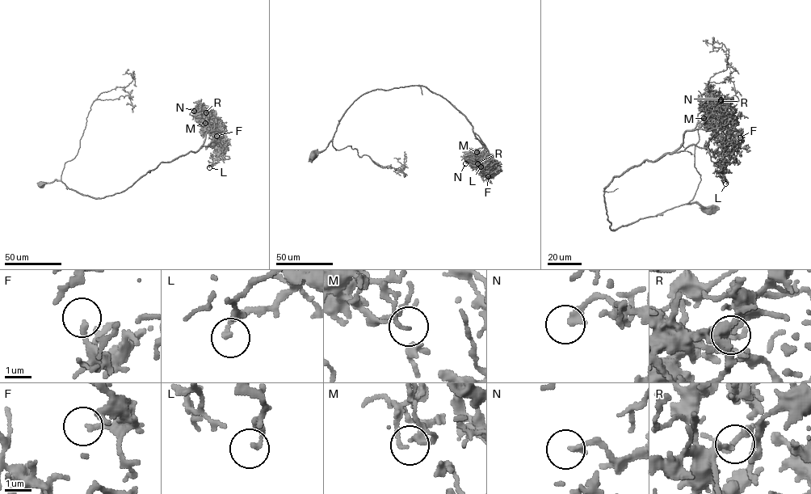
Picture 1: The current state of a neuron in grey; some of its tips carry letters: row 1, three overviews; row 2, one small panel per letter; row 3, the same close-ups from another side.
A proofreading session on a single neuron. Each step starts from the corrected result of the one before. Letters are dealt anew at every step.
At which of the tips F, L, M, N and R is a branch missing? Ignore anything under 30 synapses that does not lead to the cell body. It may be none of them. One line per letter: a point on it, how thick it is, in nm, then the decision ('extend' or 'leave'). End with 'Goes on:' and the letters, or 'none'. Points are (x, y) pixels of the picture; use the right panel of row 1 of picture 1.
F: (740, 137) | 190 nm | leave
L: (725, 183) | 200 nm | leave
M: (703, 118) | 120 nm | leave
N: (720, 99) | 200 nm | leave
R: (720, 101) | 190 nm | leave
Goes on: none

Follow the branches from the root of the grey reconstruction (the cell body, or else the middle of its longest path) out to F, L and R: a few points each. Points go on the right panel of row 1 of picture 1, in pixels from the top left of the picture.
F: (709, 209), (687, 203), (611, 230), (604, 190), (614, 176), (674, 152), (687, 131), (730, 119), (740, 137)
L: (709, 209), (687, 203), (611, 230), (604, 190), (614, 176), (645, 161), (693, 145), (707, 149), (725, 183)
R: (709, 209), (687, 203), (611, 230), (604, 190), (614, 176), (674, 152), (683, 134), (699, 128), (720, 101)

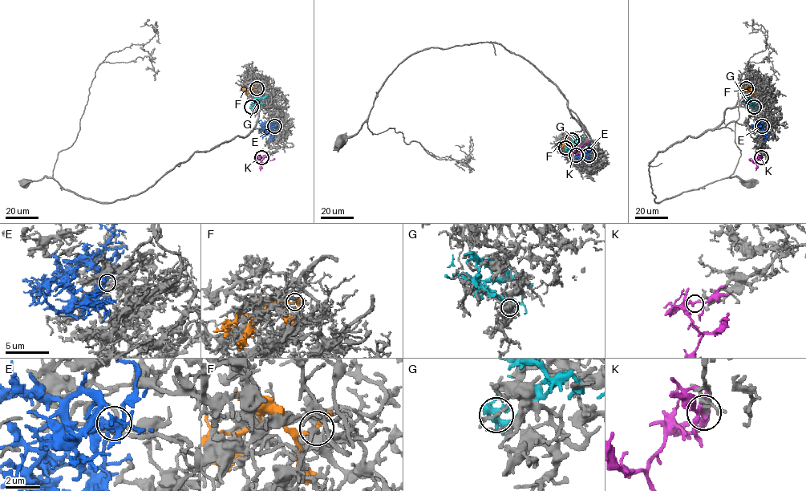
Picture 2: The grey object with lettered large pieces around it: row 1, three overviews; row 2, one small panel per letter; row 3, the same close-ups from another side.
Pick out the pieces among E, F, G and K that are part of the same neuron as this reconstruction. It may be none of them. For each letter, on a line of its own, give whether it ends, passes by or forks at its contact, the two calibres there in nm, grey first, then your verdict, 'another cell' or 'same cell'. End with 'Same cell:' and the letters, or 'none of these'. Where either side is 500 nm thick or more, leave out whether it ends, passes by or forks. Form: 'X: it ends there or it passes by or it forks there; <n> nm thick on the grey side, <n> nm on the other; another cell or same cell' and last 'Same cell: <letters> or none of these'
E: it passes by; 240 nm thick on the grey side, 240 nm on the other; same cell
F: it passes by; 180 nm thick on the grey side, 300 nm on the other; another cell
G: it forks there; 220 nm thick on the grey side, 360 nm on the other; another cell
K: it passes by; 160 nm thick on the grey side, 280 nm on the other; another cell
Same cell: E

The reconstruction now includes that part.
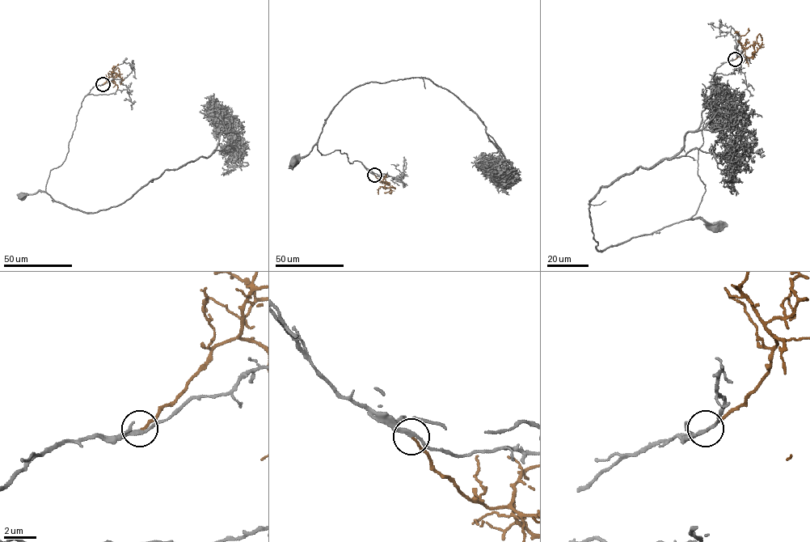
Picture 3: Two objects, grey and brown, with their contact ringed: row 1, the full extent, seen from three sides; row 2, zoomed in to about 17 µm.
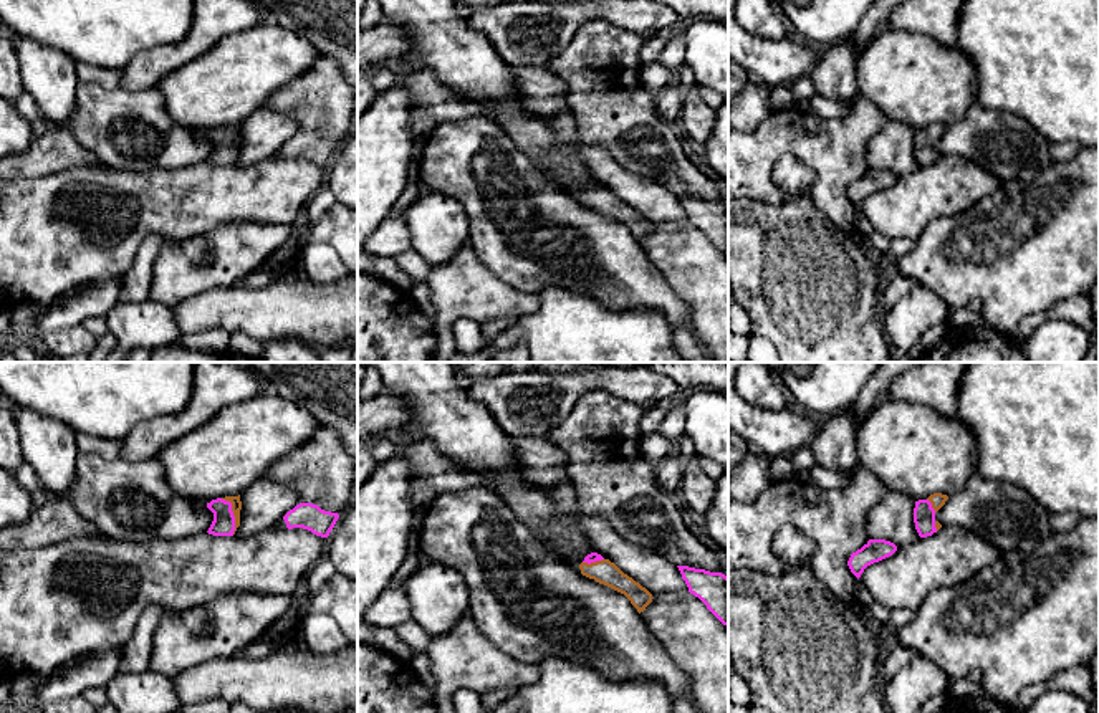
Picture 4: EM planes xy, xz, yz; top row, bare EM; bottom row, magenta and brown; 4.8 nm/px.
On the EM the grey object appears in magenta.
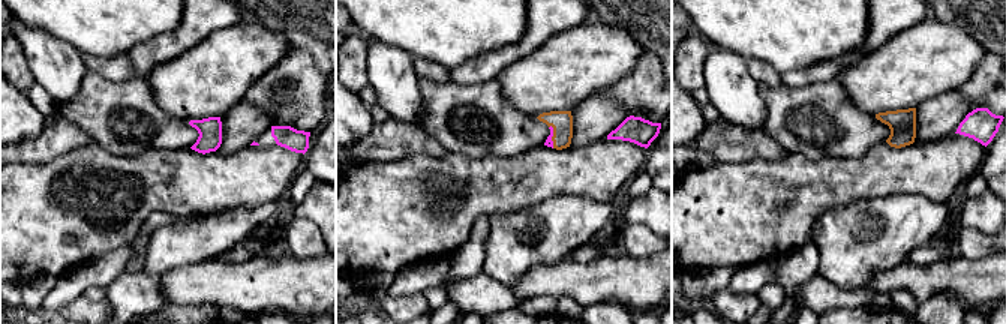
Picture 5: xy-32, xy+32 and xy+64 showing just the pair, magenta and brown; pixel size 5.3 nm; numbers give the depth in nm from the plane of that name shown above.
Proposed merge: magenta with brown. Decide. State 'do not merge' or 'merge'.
merge

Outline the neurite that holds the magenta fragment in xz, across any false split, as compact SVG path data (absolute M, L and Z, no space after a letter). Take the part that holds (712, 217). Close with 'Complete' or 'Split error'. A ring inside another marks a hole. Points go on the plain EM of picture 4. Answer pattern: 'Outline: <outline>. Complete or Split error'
Outline: M677 195L689 222L698 227L707 238L728 256L728 207L689 195Z. Complete

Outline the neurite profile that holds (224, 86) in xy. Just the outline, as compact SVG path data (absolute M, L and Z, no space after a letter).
M265 20L222 38L156 88L177 126L207 134L242 124L318 56L303 35Z

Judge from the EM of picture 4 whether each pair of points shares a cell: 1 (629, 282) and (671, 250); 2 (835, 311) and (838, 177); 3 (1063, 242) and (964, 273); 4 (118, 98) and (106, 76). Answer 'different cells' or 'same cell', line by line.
1: different cells
2: different cells
3: same cell
4: different cells

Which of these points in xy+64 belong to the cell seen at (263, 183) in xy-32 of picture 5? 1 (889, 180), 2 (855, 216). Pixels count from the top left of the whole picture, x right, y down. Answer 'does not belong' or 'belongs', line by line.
1: belongs
2: does not belong

